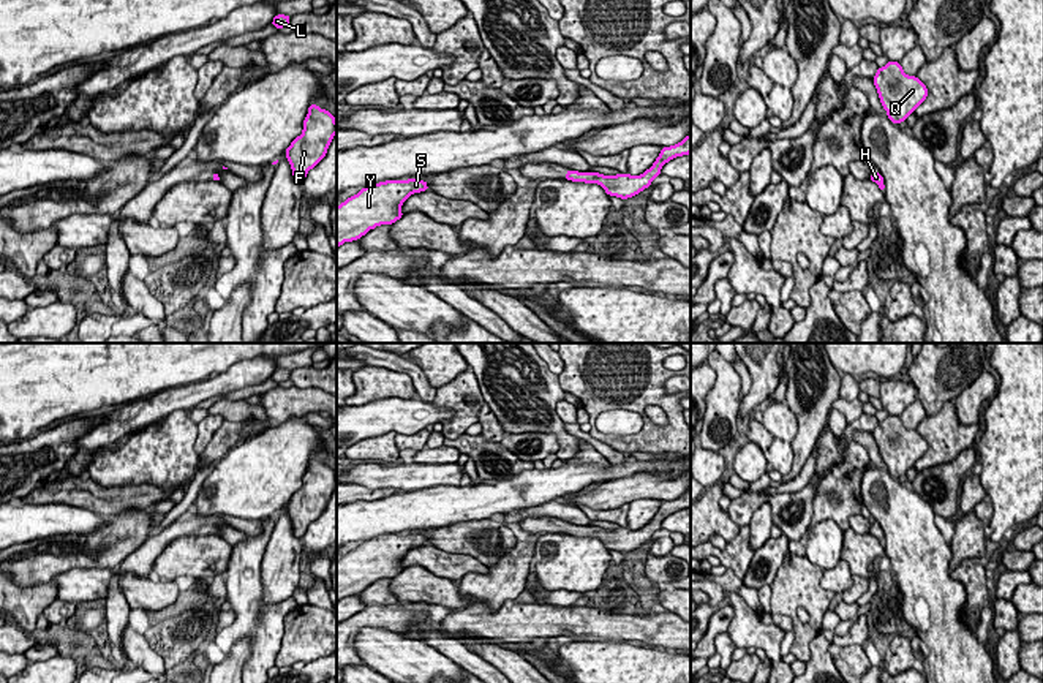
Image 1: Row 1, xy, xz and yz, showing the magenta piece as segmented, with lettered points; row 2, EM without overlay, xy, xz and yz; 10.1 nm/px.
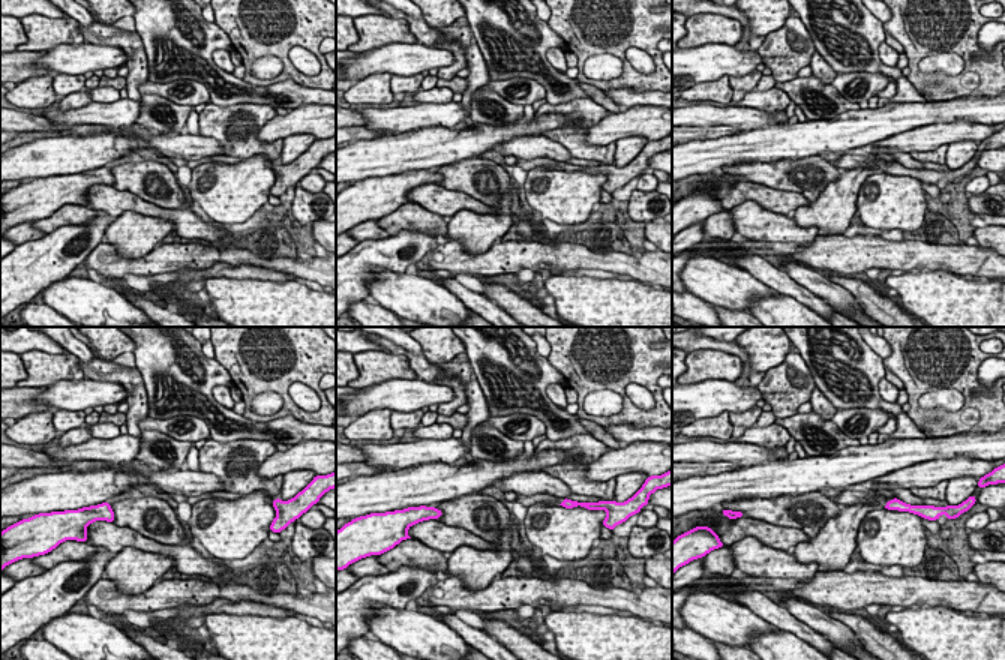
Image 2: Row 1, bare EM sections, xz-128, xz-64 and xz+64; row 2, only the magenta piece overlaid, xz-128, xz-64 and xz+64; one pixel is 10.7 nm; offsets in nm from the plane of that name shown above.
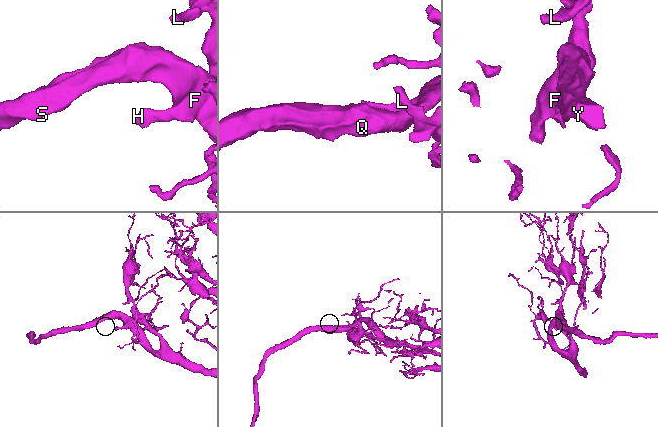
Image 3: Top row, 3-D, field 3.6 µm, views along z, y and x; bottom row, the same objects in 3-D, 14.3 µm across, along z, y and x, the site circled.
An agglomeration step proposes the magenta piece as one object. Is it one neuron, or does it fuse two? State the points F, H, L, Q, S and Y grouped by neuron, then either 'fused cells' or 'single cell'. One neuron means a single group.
F H L Q S Y; single cell

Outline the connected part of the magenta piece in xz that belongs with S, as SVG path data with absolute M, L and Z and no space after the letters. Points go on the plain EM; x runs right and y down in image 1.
M420 533L386 534L363 541L337 560L337 602L360 593L376 580L393 579L405 569L403 557L411 549L427 544L427 536Z

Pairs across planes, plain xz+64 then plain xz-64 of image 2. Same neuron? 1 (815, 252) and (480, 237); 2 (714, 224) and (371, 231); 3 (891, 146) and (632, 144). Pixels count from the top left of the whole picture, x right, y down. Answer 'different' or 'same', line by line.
1: different
2: same
3: different

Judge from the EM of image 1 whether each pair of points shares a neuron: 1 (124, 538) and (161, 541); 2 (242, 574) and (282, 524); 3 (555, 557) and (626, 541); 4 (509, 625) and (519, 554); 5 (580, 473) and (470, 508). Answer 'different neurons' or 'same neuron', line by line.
1: different neurons
2: different neurons
3: different neurons
4: different neurons
5: same neuron

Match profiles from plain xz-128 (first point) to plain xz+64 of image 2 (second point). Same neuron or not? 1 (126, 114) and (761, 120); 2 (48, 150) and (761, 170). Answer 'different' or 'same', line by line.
1: same
2: different

